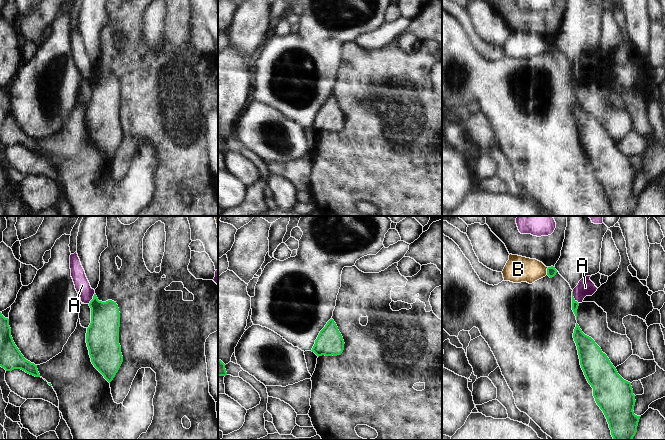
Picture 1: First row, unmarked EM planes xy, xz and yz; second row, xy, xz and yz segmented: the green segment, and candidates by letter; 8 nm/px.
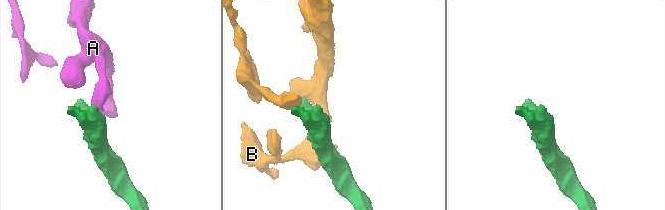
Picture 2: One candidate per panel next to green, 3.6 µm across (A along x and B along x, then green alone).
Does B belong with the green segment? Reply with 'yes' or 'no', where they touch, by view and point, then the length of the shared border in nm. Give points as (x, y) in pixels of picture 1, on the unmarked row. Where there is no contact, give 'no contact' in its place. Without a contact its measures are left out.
no; meets green in yz at (547, 47); contact 70 nm long

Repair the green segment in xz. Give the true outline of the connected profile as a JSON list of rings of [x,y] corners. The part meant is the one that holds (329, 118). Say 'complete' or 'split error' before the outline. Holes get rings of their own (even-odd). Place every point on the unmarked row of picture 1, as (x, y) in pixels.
complete; [[[330,95],[320,107],[311,127],[318,133],[322,131],[337,132],[343,128],[344,120],[336,99],[333,95]]]

